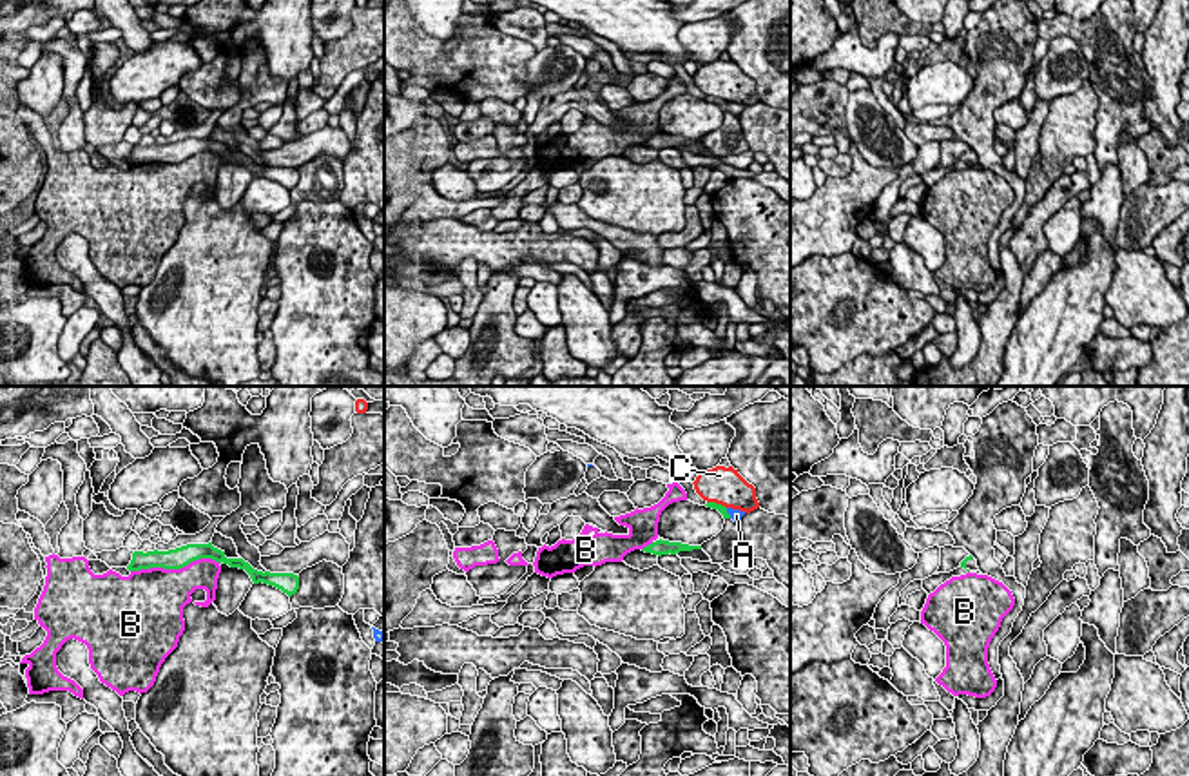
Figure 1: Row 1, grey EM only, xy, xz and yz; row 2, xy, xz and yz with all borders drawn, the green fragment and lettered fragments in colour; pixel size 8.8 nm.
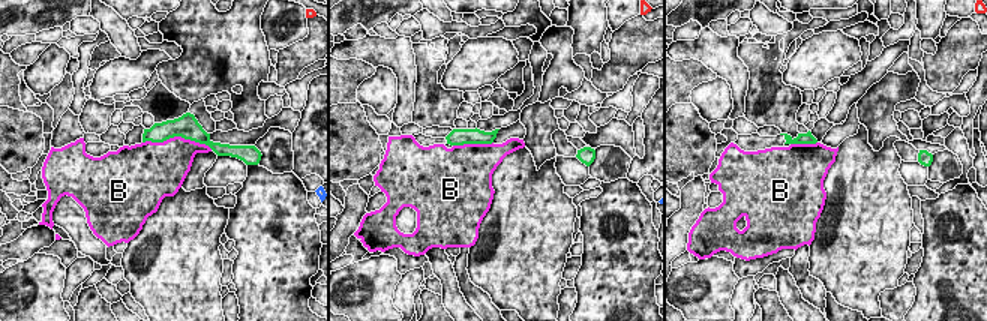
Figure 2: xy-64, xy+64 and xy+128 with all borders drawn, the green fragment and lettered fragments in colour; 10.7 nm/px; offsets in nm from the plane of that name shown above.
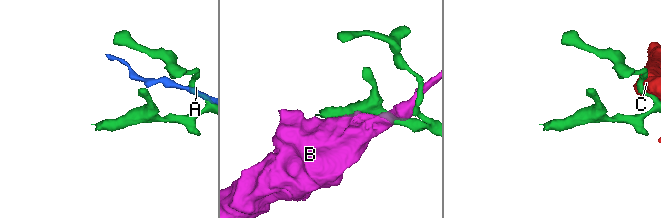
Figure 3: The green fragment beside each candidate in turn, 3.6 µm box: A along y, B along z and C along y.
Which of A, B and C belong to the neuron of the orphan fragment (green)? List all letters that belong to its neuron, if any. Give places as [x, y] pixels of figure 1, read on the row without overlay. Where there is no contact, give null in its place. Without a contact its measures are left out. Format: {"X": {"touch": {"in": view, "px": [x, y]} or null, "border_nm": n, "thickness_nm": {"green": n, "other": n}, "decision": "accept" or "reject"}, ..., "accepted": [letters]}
{"A": {"touch": {"in": "xz", "px": [727, 107]}, "border_nm": 110, "thickness_nm": {"green": 70, "other": 100}, "decision": "reject"}, "B": {"touch": {"in": "xy", "px": [174, 162]}, "border_nm": 800, "thickness_nm": {"green": 190, "other": 440}, "decision": "reject"}, "C": {"touch": {"in": "xz", "px": [715, 96]}, "border_nm": 190, "thickness_nm": {"green": 70, "other": 340}, "decision": "reject"}, "accepted": []}

